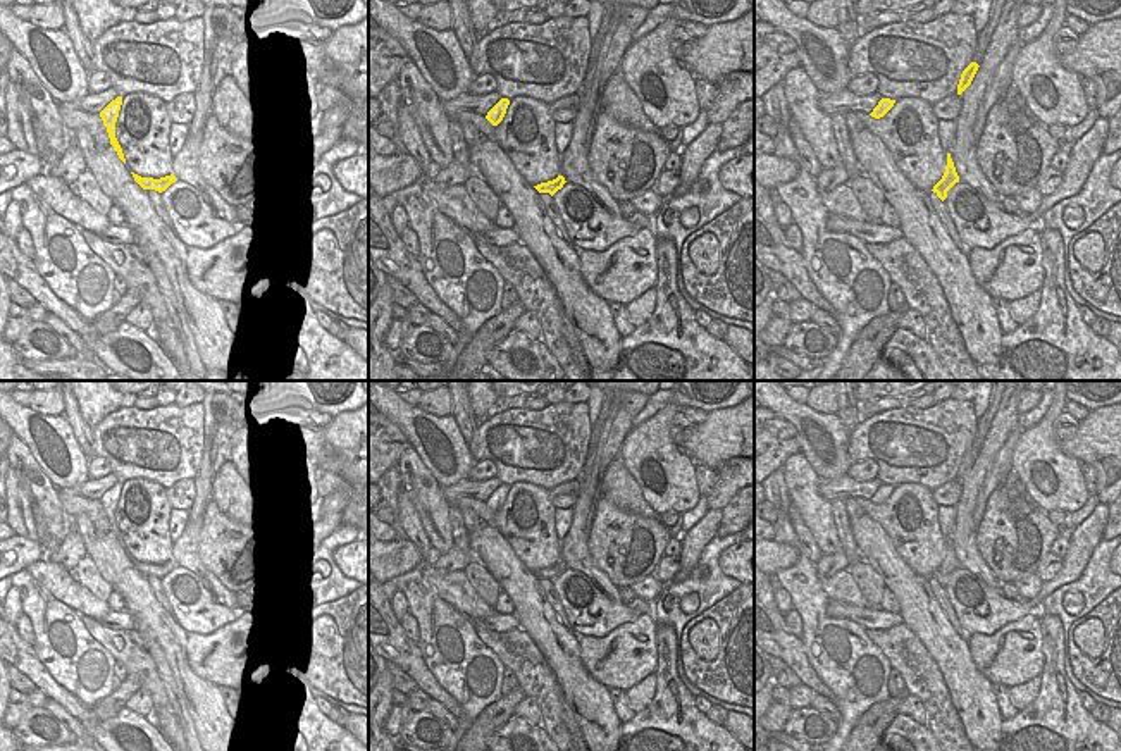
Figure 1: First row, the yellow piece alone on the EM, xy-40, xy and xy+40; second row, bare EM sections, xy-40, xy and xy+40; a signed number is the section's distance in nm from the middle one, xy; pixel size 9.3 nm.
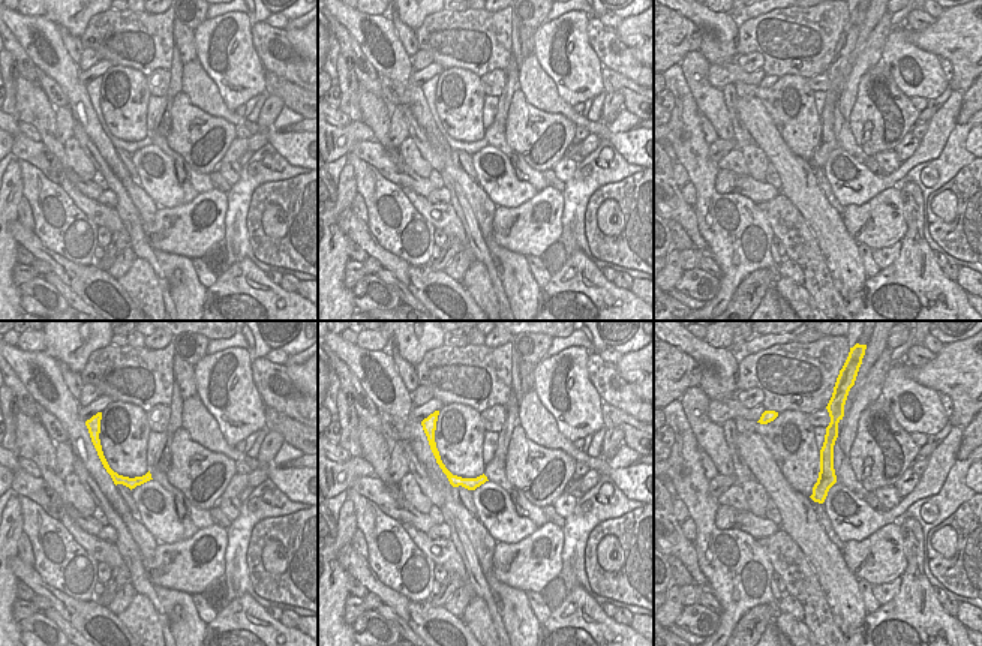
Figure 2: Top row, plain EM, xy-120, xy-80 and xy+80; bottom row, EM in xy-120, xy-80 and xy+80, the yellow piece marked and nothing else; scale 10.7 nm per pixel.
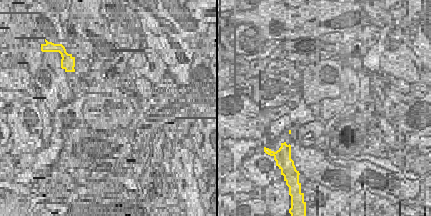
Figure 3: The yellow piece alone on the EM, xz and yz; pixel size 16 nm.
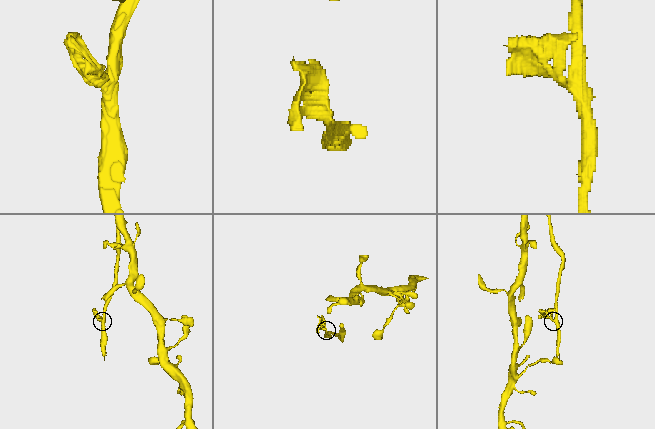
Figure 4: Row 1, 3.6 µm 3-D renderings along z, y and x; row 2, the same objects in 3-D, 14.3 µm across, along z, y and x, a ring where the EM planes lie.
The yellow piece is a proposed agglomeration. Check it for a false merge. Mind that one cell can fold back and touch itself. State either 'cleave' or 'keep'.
cleave

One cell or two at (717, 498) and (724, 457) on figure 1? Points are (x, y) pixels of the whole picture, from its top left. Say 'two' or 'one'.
one

